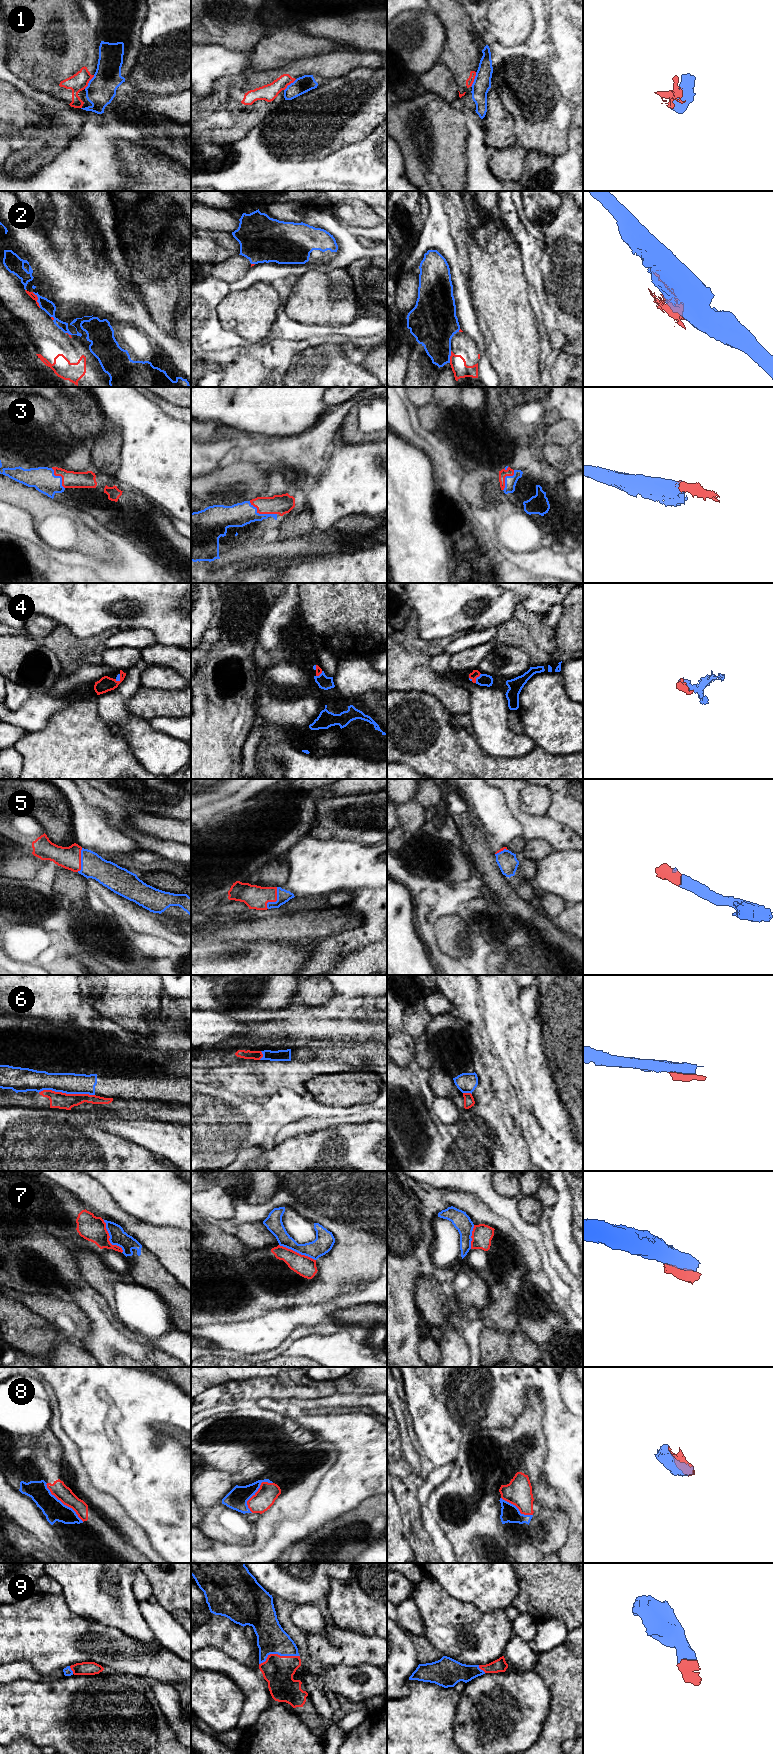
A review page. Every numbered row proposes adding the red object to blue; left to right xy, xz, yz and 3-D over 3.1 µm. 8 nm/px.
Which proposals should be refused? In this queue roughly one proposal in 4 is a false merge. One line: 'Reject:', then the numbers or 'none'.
Reject: 1, 2, 6, 7

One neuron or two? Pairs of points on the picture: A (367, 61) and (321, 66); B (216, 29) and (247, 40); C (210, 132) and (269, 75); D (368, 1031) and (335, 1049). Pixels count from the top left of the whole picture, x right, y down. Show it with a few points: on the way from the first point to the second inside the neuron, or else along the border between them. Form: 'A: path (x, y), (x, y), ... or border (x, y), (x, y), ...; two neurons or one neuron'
A: path (356, 61), (343, 61), (332, 65); one neuron
B: path (224, 29), (236, 29), (239, 32); one neuron
C: path (229, 133), (244, 118), (249, 103), (258, 94); one neuron
D: border (326, 1040), (373, 1042); two neurons

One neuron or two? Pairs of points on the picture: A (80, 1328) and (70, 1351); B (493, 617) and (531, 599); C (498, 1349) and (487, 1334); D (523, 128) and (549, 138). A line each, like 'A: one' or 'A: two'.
A: two
B: two
C: one
D: one

